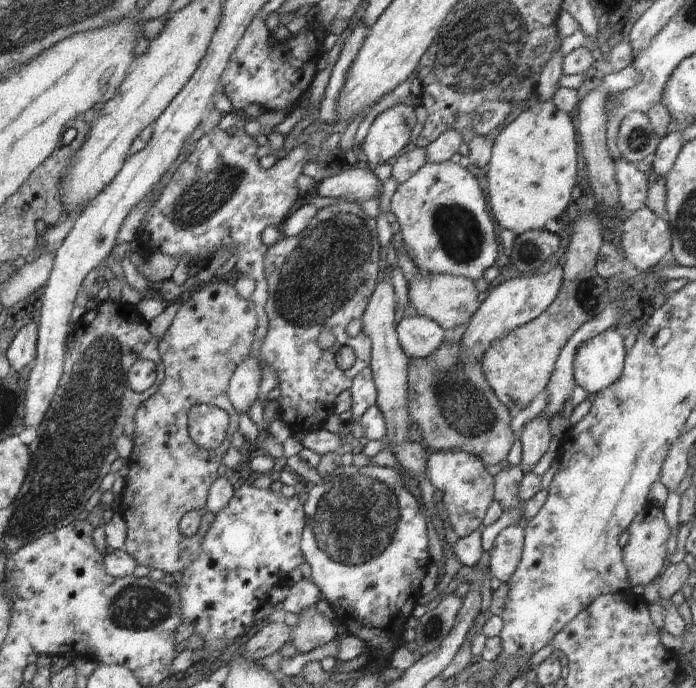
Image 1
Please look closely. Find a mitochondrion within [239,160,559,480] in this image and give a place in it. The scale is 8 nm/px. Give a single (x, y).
(336, 259)

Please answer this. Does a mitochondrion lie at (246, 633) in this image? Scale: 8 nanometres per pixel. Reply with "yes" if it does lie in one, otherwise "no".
no

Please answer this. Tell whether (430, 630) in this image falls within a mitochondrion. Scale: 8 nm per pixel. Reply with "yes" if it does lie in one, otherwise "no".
yes

